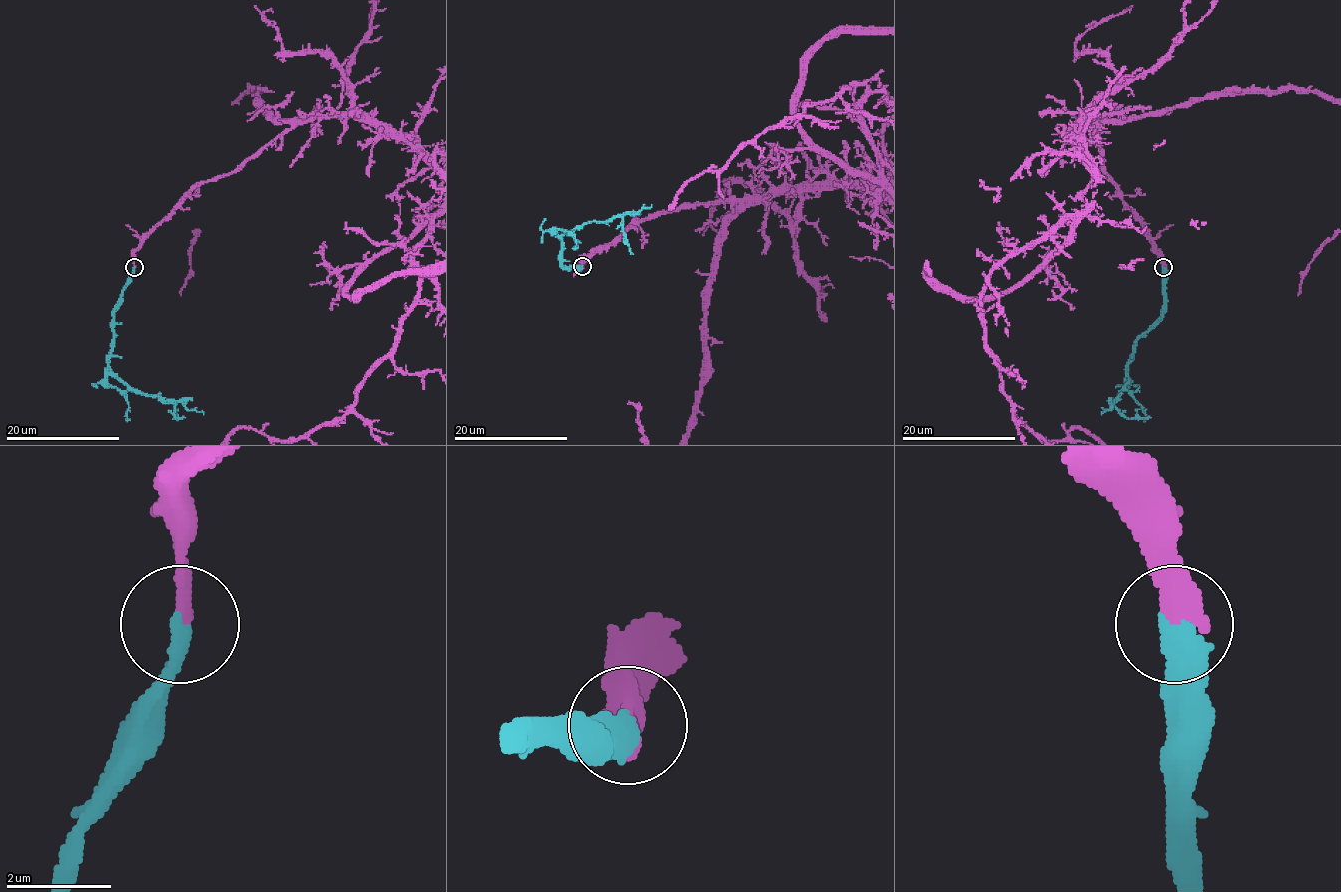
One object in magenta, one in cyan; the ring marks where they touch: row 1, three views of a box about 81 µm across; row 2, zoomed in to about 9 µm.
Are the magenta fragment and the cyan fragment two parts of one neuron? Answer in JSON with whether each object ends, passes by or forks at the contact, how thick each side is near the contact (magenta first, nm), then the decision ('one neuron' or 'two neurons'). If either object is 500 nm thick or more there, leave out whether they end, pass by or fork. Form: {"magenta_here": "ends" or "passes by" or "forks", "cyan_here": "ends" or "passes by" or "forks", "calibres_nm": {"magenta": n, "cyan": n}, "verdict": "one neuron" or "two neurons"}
{"magenta_here": "ends", "cyan_here": "ends", "calibres_nm": {"magenta": 300, "cyan": 320}, "verdict": "one neuron"}

